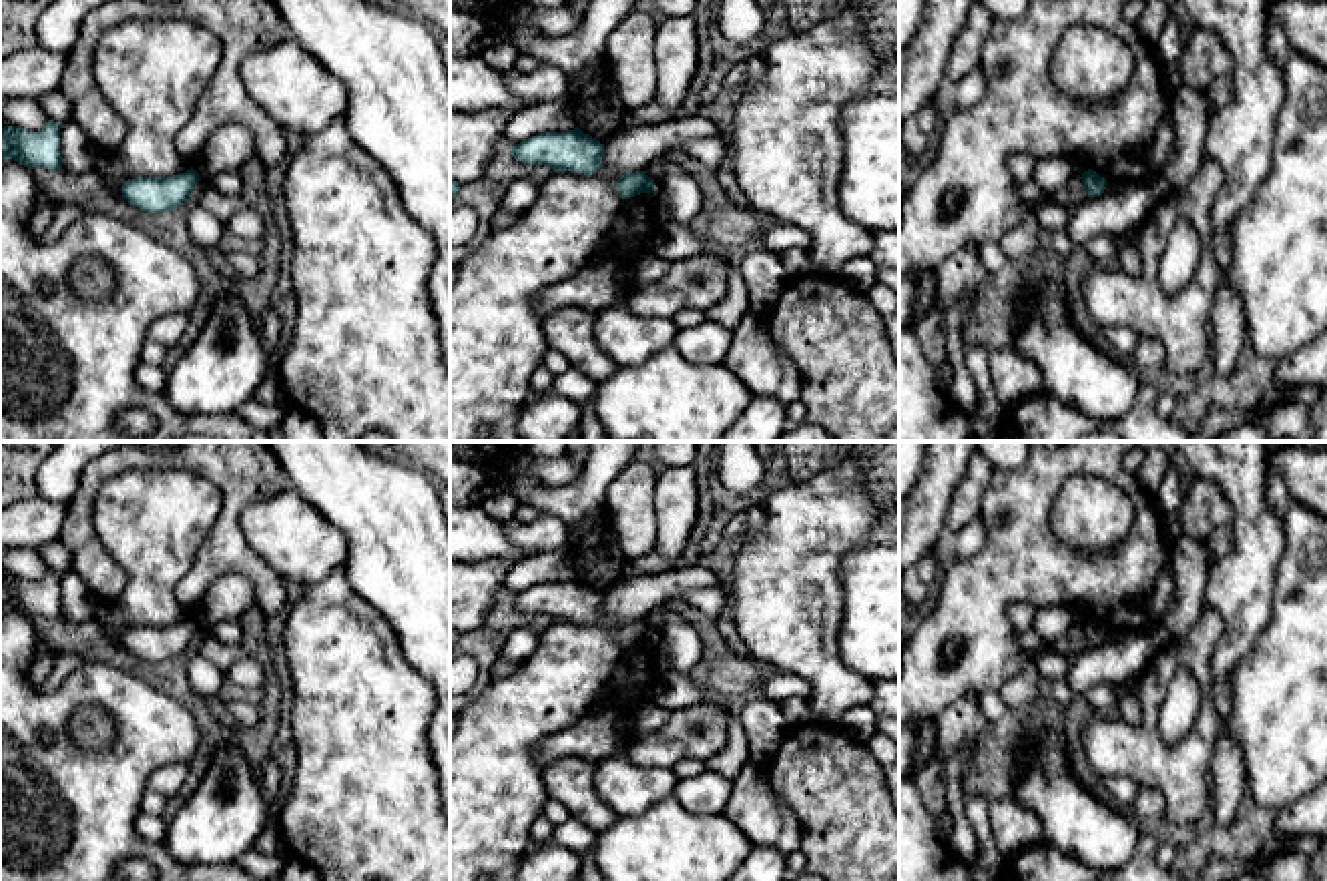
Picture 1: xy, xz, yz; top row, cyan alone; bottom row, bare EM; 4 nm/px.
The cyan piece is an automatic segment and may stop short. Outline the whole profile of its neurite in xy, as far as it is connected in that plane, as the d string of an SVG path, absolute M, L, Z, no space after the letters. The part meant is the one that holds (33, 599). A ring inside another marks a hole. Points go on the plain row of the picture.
M48 570L38 582L0 576L0 618L4 608L14 608L24 616L60 618L60 572Z

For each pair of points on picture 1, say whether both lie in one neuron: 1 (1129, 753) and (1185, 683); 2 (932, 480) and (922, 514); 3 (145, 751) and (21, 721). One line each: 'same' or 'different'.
1: different
2: same
3: same

